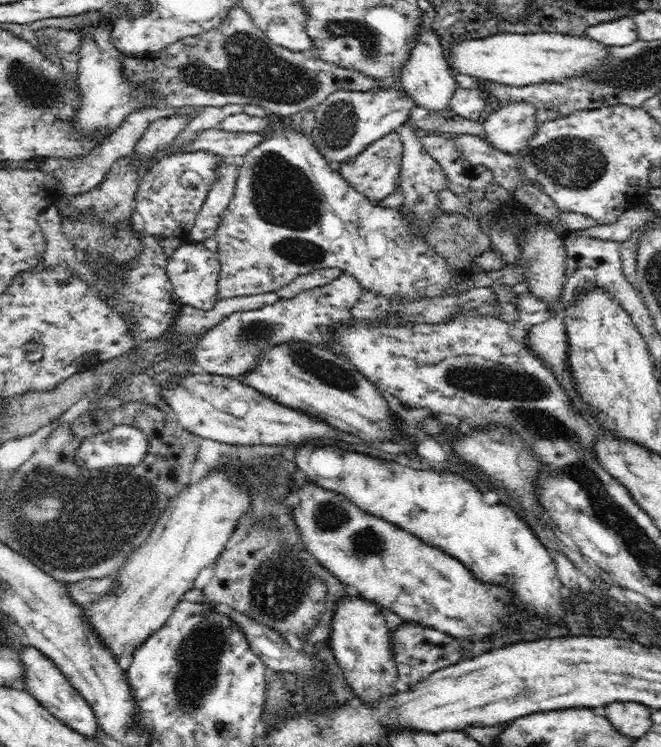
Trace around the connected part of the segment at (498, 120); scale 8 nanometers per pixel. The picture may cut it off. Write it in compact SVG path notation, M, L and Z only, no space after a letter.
M510 102L495 106L495 111L483 122L486 140L503 153L519 153L538 128L536 107L531 102Z

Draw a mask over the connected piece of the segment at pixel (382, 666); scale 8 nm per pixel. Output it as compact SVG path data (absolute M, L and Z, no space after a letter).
M347 596L336 602L329 645L345 680L358 697L366 704L374 704L380 698L396 694L394 682L398 678L395 659L390 655L390 632L381 607L362 596Z

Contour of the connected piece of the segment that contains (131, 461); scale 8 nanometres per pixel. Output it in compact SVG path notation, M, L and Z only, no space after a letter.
M125 424L114 425L106 432L86 437L77 448L78 467L106 470L136 467L148 450L148 439L142 430Z

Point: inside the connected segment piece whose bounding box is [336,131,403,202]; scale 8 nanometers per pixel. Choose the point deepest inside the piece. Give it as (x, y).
(374, 172)

